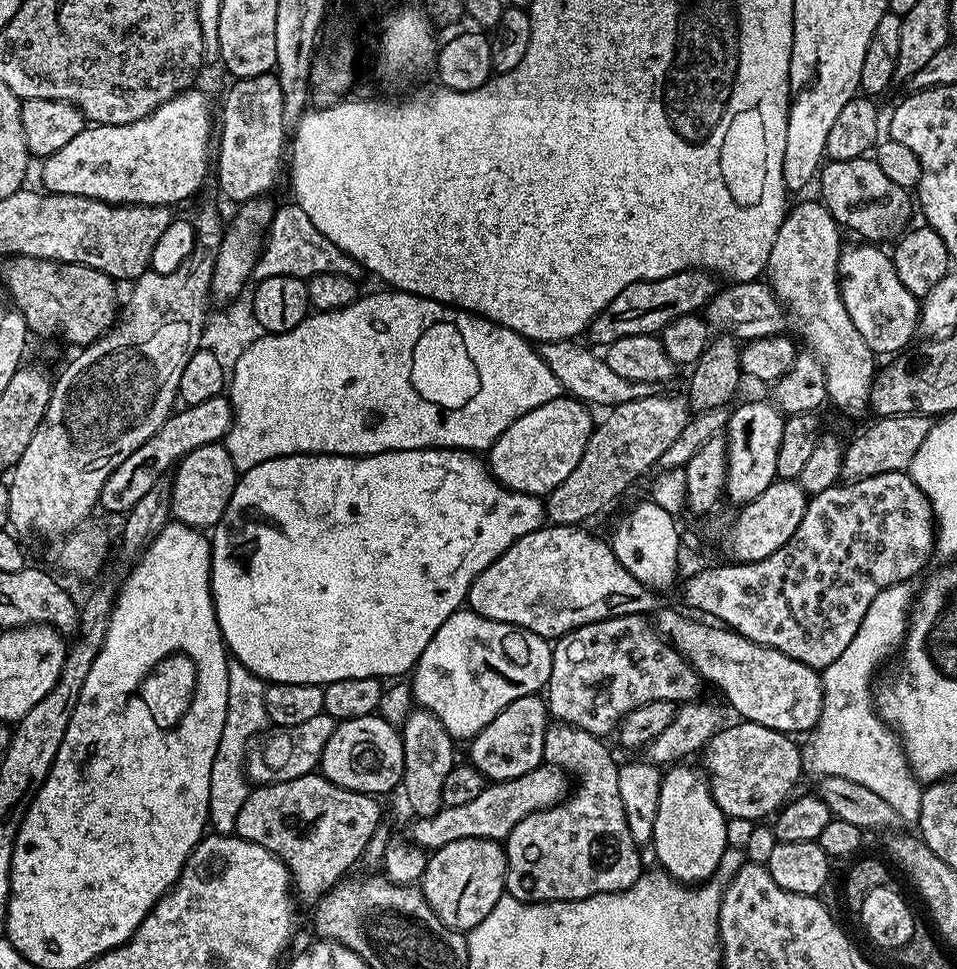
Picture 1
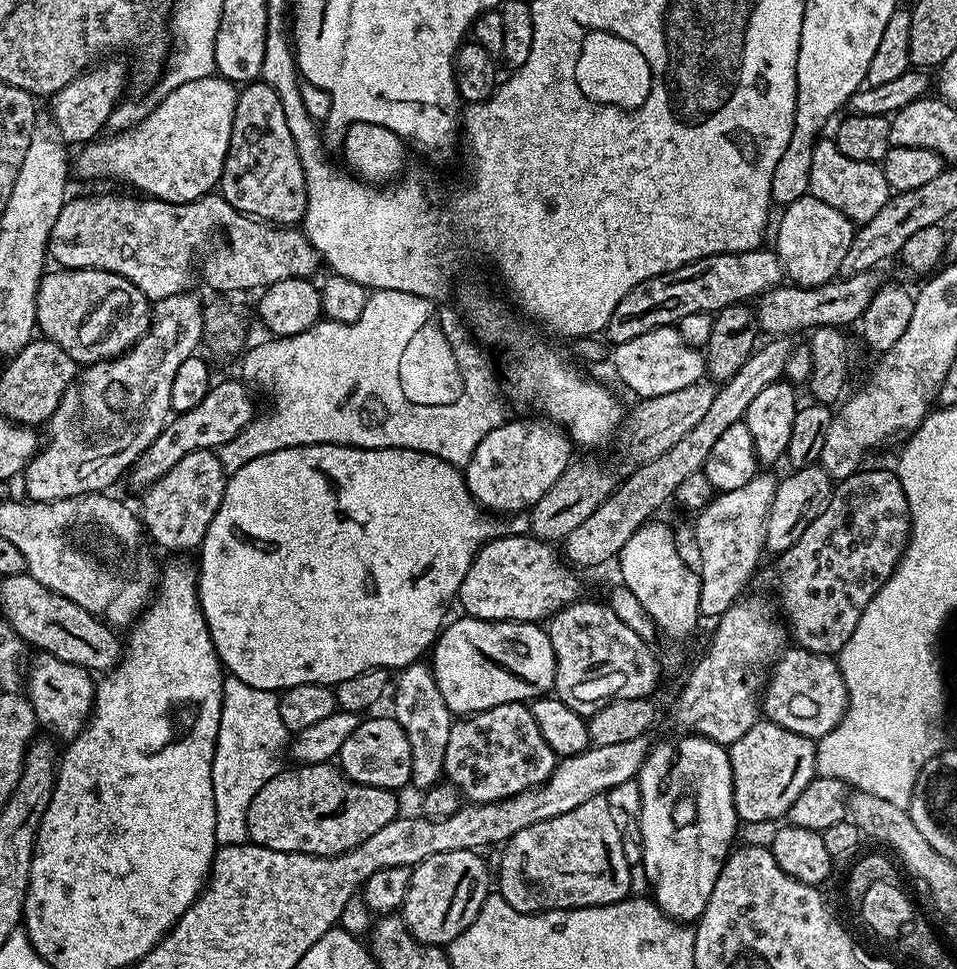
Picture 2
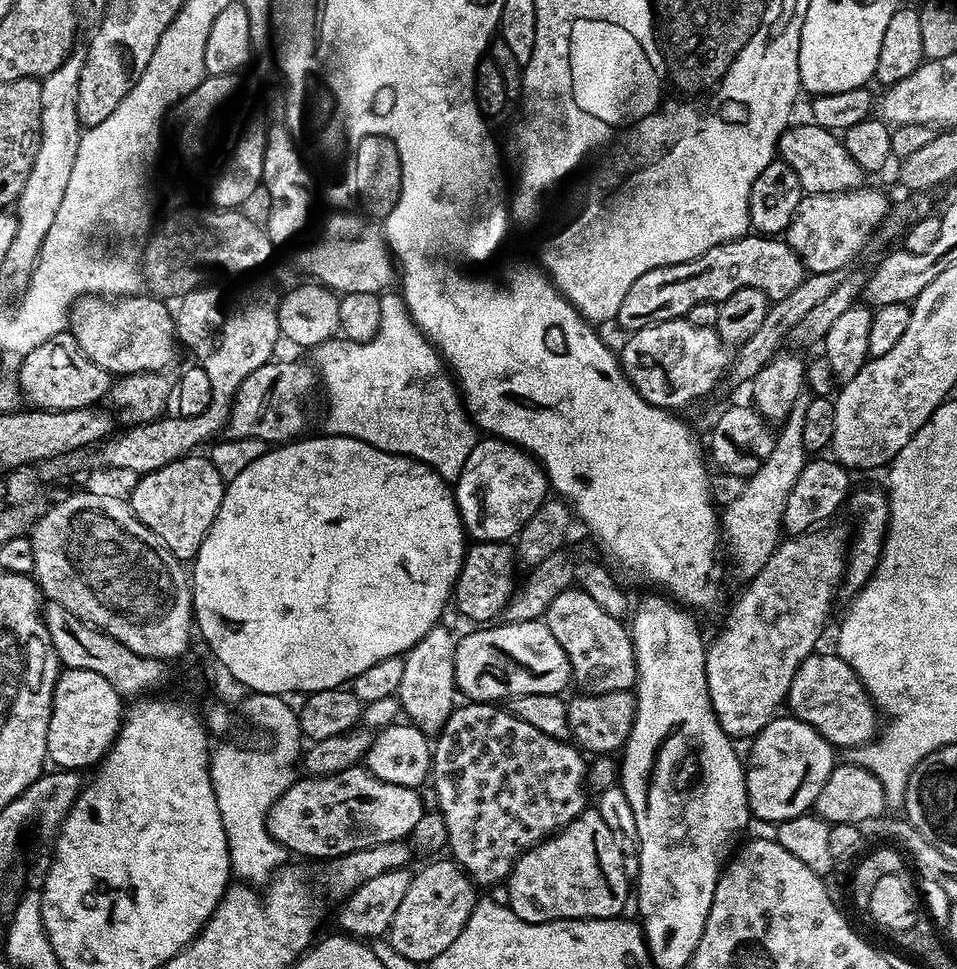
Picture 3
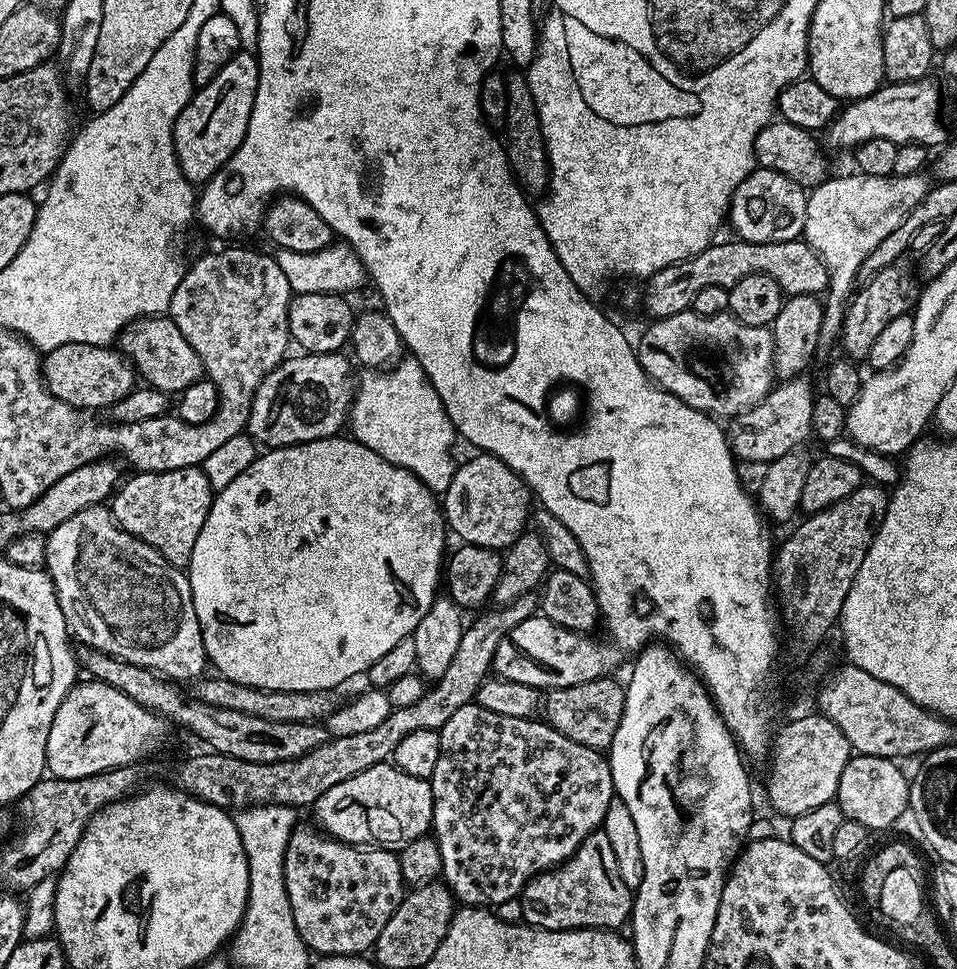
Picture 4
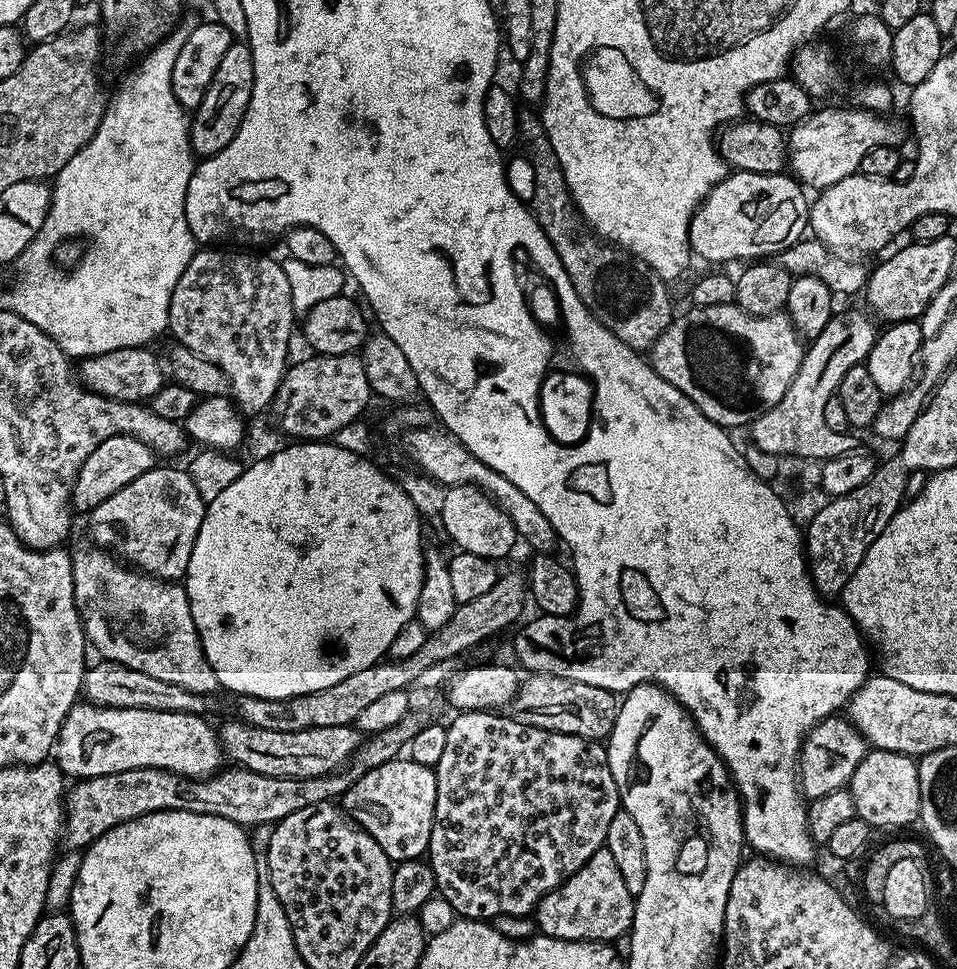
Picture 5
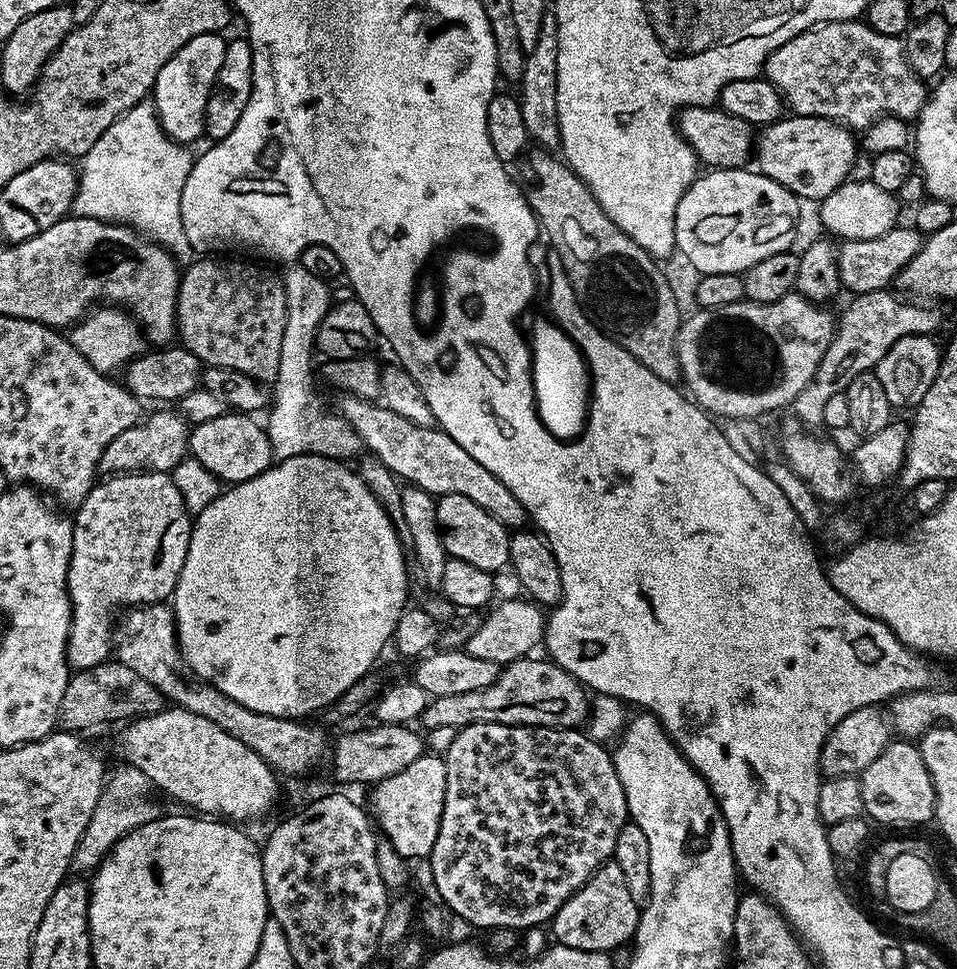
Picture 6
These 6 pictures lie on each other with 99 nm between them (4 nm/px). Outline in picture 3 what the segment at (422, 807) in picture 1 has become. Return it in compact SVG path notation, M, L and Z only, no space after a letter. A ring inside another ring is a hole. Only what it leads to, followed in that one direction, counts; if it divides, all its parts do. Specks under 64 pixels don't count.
M437 626L422 638L413 648L403 655L402 682L396 696L400 702L400 711L407 723L413 724L419 732L439 734L445 722L450 718L453 708L458 704L458 689L454 678L454 654L457 637L445 626Z

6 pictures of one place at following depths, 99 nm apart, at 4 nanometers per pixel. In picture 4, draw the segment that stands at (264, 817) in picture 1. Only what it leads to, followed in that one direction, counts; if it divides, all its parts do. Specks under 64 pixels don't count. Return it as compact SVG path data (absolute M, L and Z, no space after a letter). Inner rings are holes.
M385 762L330 786L314 805L316 820L333 840L357 846L379 846L399 850L425 835L432 827L432 786L414 774L406 774L395 763Z

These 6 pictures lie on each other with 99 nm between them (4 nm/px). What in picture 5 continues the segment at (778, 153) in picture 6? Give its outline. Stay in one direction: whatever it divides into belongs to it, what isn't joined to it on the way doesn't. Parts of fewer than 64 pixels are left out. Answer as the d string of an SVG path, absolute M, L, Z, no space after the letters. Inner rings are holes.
M851 107L813 111L812 115L794 125L787 133L790 172L801 185L814 190L834 186L847 176L859 173L862 158L870 154L870 150L878 146L900 148L903 145L904 128L898 121L888 120L892 118L879 112L870 112L867 108Z

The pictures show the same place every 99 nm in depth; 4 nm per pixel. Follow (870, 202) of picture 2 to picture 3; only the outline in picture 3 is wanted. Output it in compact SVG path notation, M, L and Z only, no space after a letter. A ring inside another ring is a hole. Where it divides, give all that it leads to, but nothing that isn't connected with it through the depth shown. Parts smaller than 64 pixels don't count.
M793 123L788 127L780 136L778 156L794 174L798 174L798 182L805 193L848 193L865 187L866 173L854 158L850 158L843 139L817 124Z

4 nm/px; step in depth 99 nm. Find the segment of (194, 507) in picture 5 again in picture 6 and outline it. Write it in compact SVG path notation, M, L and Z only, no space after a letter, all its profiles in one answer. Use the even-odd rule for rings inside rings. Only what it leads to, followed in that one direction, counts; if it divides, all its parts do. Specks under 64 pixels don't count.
M125 472L93 484L72 520L69 669L93 668L109 659L114 648L112 615L116 608L131 610L171 597L186 562L193 523L193 513L182 502L182 494L169 473Z

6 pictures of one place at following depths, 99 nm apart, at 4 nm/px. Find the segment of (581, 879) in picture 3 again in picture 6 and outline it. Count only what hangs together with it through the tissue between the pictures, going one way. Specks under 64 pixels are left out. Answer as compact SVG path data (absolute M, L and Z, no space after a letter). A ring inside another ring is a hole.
M615 858L606 861L603 866L591 878L587 880L579 890L570 897L555 916L550 921L550 932L554 937L555 943L565 944L574 950L586 950L587 952L607 952L611 953L612 948L620 948L624 943L631 941L636 935L636 927L640 921L641 905L630 898L630 889L626 886L626 877L622 875L622 870L618 866Z

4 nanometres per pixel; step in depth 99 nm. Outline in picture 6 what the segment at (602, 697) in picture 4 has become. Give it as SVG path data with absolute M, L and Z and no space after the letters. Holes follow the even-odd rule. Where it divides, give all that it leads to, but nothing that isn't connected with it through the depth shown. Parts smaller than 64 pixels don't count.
M523 658L500 669L498 678L482 690L467 694L446 694L429 699L419 723L425 729L454 726L462 729L471 724L525 724L528 728L579 729L590 715L590 696L583 684L551 659Z

